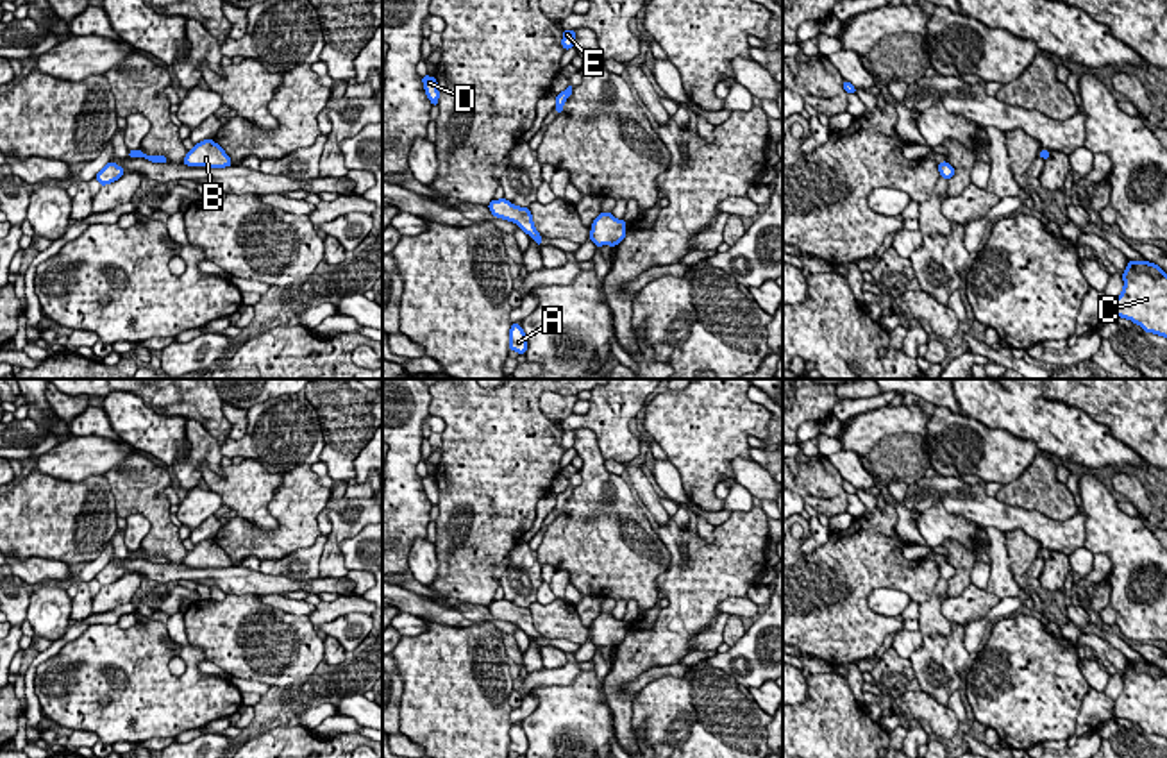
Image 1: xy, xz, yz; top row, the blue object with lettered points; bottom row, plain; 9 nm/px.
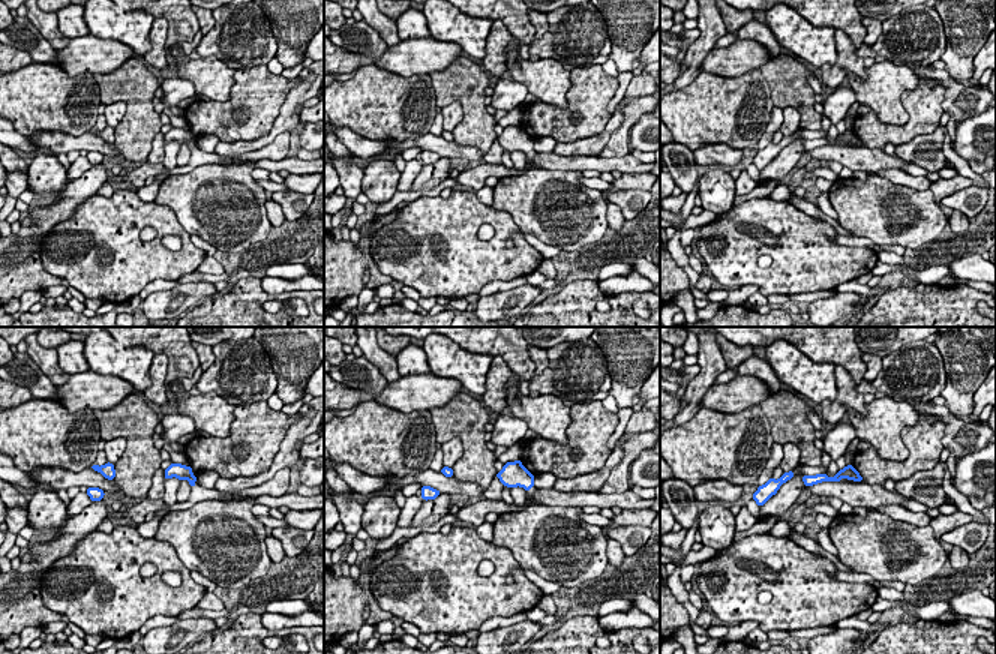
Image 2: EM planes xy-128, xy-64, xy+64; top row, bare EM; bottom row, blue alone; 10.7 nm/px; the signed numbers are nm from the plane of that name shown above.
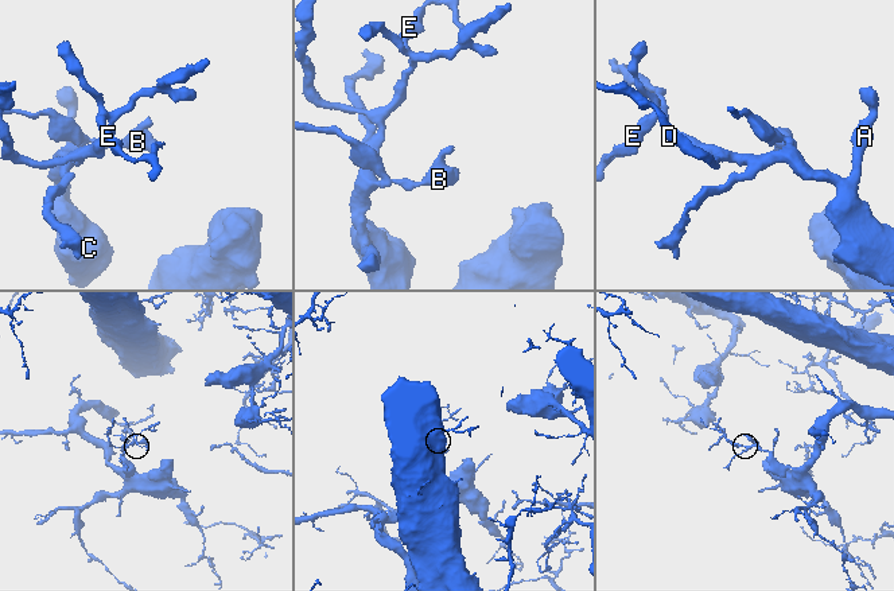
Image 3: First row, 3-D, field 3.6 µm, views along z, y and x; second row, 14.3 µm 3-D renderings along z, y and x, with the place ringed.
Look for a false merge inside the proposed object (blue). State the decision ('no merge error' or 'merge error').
merge error

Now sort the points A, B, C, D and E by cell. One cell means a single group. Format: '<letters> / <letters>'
A C D E / B

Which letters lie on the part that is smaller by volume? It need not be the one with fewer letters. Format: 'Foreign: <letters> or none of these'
Foreign: B

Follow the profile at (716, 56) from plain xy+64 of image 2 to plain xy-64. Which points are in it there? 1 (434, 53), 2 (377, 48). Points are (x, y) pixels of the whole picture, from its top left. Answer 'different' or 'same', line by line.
1: same
2: different

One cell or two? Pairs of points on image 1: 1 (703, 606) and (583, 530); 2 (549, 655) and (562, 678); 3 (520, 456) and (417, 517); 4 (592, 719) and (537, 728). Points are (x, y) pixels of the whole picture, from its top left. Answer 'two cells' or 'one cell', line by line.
1: two cells
2: two cells
3: two cells
4: one cell

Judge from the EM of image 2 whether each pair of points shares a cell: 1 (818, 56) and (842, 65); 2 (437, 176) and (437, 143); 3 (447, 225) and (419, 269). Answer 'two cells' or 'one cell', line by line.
1: one cell
2: two cells
3: one cell

